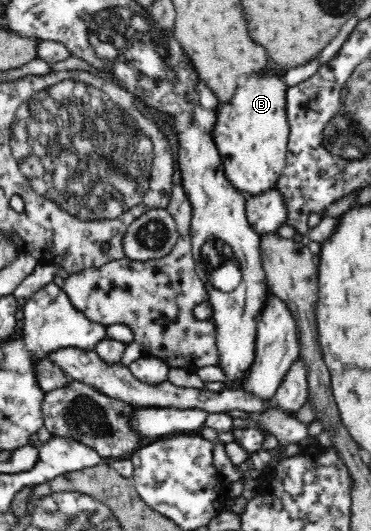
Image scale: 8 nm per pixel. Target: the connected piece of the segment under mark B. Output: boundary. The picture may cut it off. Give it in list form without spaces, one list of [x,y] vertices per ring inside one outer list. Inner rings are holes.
[[[270,68],[262,74],[253,74],[245,82],[240,83],[229,102],[222,103],[217,113],[217,122],[213,126],[211,138],[218,148],[218,153],[223,161],[224,173],[227,180],[246,196],[263,194],[271,188],[276,188],[283,169],[286,165],[286,152],[288,149],[288,136],[290,127],[286,115],[286,90],[282,79],[282,72]]]

